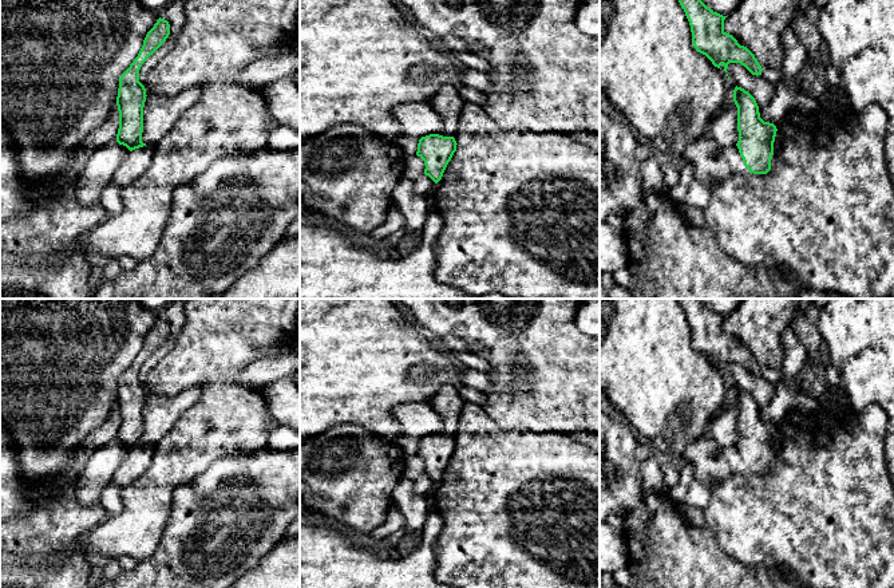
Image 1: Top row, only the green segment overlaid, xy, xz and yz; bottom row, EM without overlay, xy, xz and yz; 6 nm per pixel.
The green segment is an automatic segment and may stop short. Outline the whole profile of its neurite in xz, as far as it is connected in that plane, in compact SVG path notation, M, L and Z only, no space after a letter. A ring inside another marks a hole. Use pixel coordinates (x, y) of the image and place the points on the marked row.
M444 84L428 102L443 118L444 129L439 134L422 137L416 155L424 161L424 174L438 183L456 151L454 134L459 125L460 113L466 100L458 94L458 86Z

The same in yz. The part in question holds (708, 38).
M679 0L691 25L692 44L697 52L705 55L715 67L724 66L727 72L729 63L740 63L752 75L762 75L762 66L755 55L724 31L723 16L713 12L701 0Z

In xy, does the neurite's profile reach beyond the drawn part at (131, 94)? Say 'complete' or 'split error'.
split error

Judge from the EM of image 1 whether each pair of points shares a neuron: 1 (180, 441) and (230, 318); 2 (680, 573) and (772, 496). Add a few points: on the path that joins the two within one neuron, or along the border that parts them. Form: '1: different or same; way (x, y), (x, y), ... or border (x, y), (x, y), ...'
1: same; way (210, 410), (220, 401), (220, 348)
2: different; border (705, 525), (716, 543), (742, 563)

